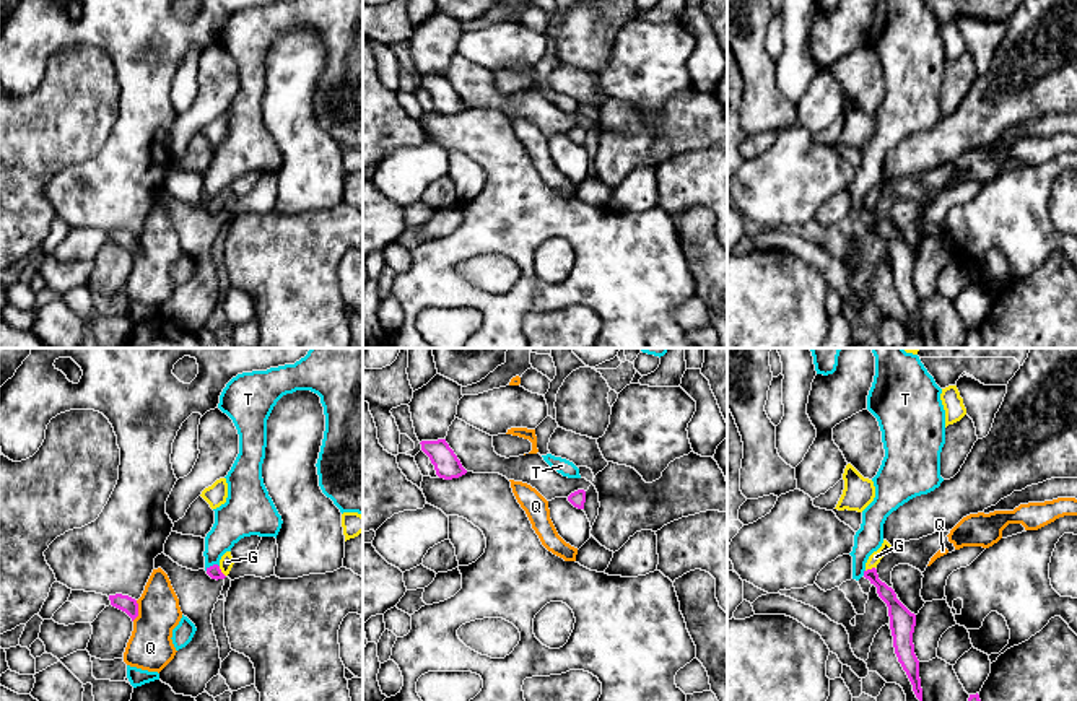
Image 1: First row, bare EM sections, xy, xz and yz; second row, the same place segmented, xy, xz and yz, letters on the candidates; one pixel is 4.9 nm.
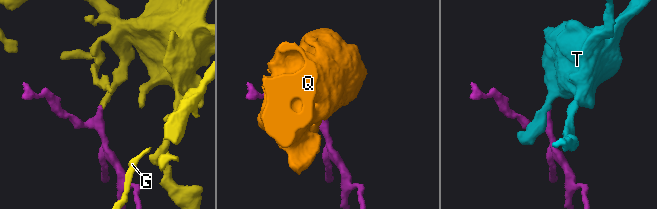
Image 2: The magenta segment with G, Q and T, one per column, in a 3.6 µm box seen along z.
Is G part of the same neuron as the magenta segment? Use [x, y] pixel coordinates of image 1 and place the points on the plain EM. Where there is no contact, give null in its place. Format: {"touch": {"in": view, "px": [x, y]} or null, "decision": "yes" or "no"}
{"touch": {"in": "xy", "px": [220, 207]}, "decision": "yes"}

